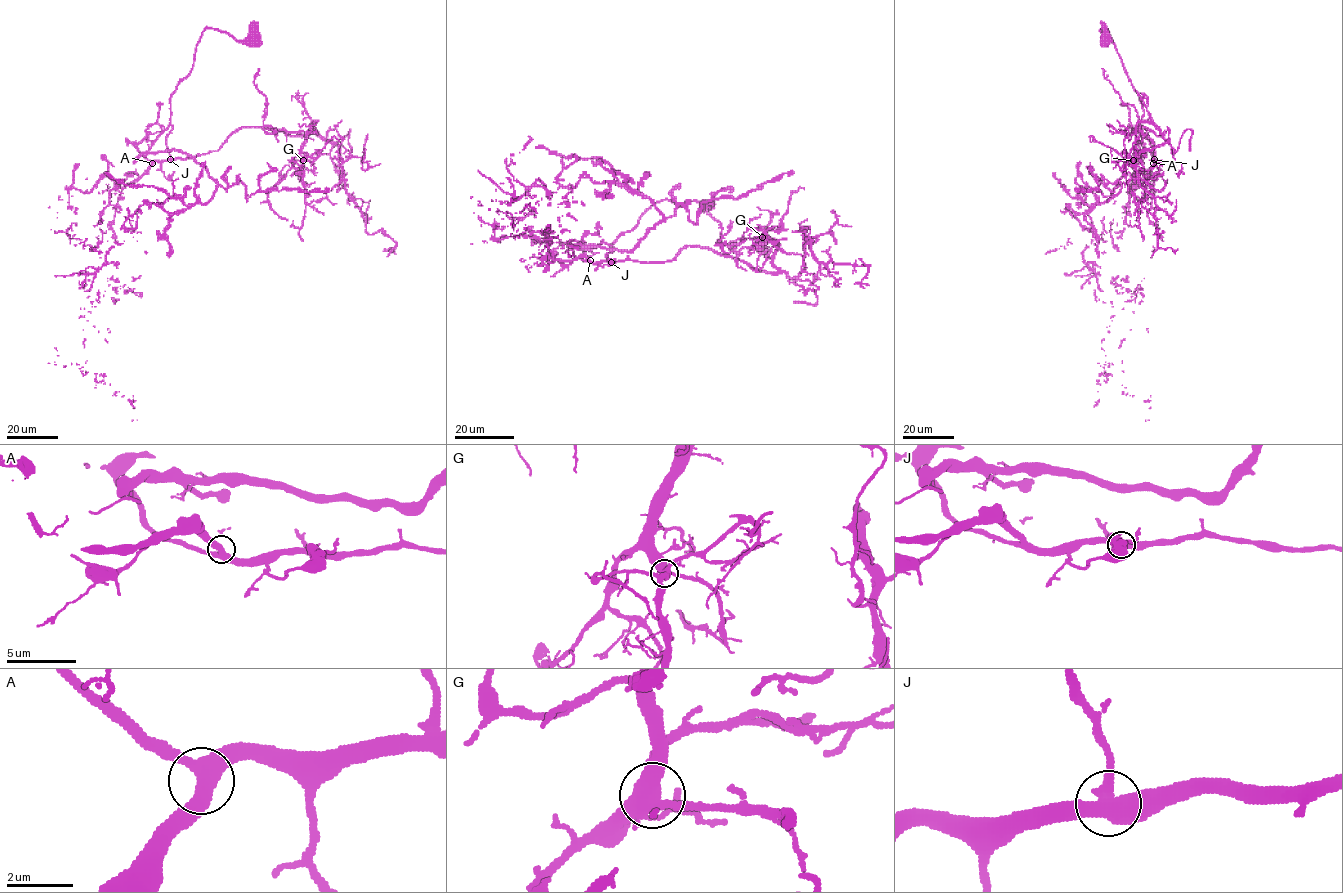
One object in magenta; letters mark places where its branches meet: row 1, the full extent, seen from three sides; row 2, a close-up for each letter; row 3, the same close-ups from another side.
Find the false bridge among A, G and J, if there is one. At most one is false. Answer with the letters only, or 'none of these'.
J

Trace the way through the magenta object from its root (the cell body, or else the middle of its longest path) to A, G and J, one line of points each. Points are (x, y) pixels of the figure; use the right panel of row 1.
A: (1104, 41), (1100, 29), (1105, 27), (1139, 97), (1144, 112), (1140, 125), (1149, 138), (1153, 163)
G: (1104, 41), (1105, 27), (1139, 97), (1154, 159), (1154, 143), (1140, 128), (1164, 133), (1140, 121), (1133, 160)
J: (1104, 41), (1100, 29), (1105, 27), (1139, 97), (1144, 112), (1140, 125), (1155, 159)

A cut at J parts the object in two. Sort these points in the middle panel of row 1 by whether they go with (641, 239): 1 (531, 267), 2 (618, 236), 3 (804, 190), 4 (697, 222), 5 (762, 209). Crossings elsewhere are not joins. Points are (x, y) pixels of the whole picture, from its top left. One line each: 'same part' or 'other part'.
1: same part
2: same part
3: other part
4: same part
5: other part

